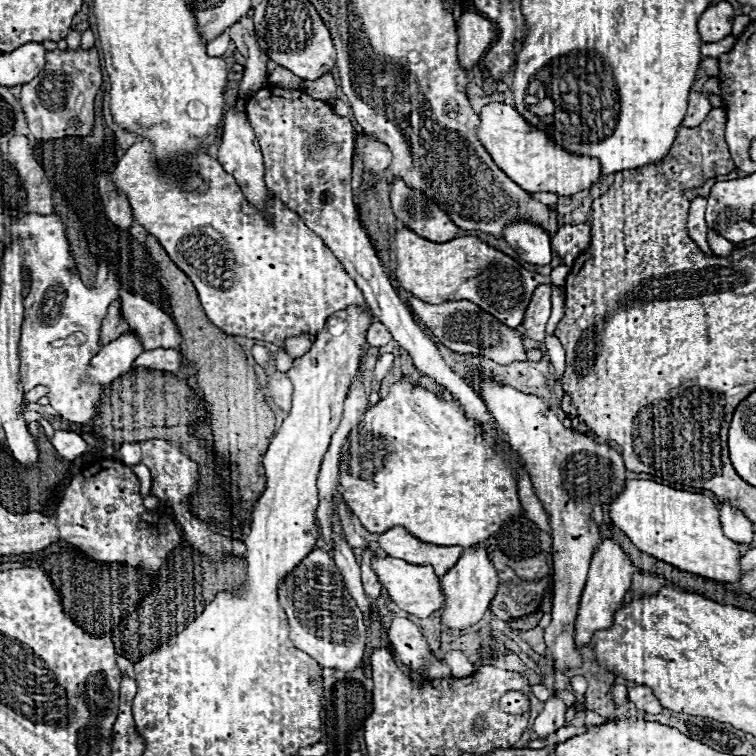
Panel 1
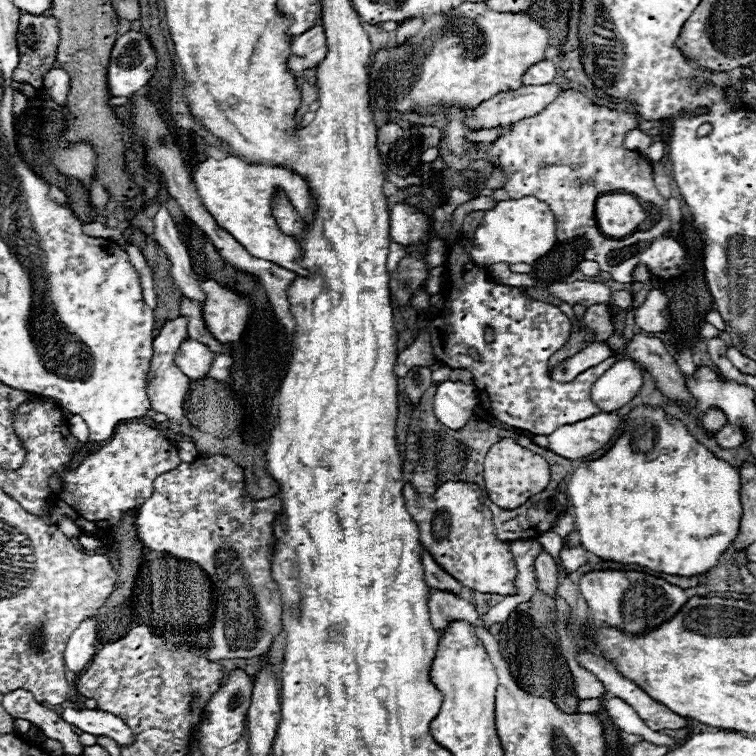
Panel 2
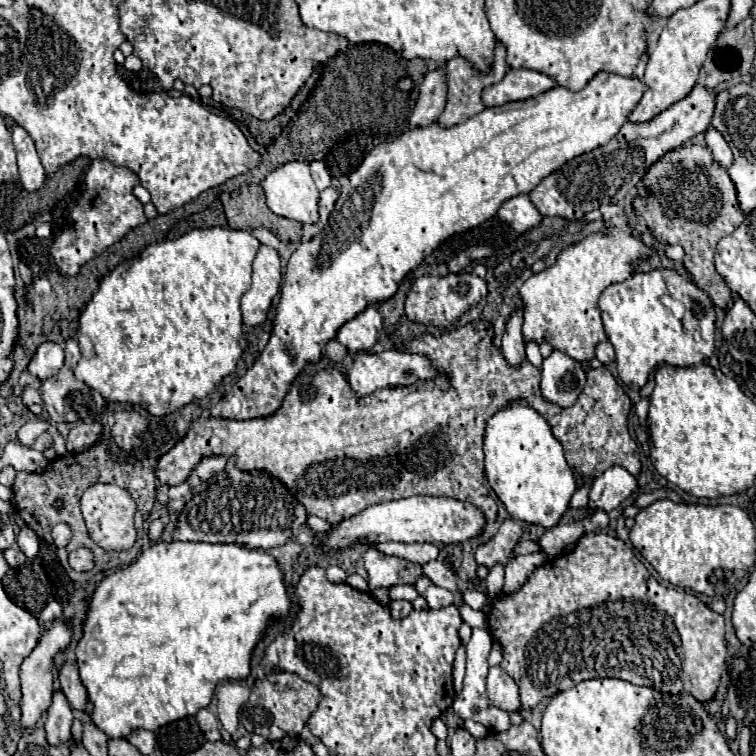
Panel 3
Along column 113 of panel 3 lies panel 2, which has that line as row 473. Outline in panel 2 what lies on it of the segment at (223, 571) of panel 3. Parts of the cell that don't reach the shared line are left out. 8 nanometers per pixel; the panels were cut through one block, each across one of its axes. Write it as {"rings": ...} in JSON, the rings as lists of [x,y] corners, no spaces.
{"rings":[[[640,406],[636,410],[632,410],[626,418],[624,418],[624,432],[620,434],[620,438],[616,440],[616,444],[598,460],[592,462],[582,462],[578,466],[578,470],[570,476],[570,482],[566,486],[566,494],[568,500],[572,504],[574,512],[574,520],[576,520],[576,530],[580,534],[580,544],[584,550],[596,554],[598,558],[612,562],[612,564],[620,564],[620,566],[642,566],[654,572],[664,572],[664,574],[672,574],[672,576],[702,576],[704,572],[710,572],[712,568],[716,568],[720,556],[728,550],[728,546],[736,540],[738,532],[740,532],[740,520],[742,520],[742,502],[740,502],[740,478],[738,478],[738,470],[732,468],[728,462],[718,460],[712,452],[708,452],[702,444],[696,442],[696,438],[686,430],[686,426],[664,414],[662,408],[648,408],[648,406]]]}

